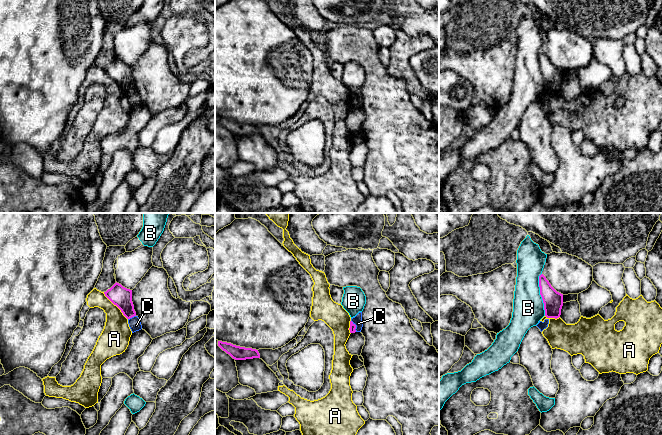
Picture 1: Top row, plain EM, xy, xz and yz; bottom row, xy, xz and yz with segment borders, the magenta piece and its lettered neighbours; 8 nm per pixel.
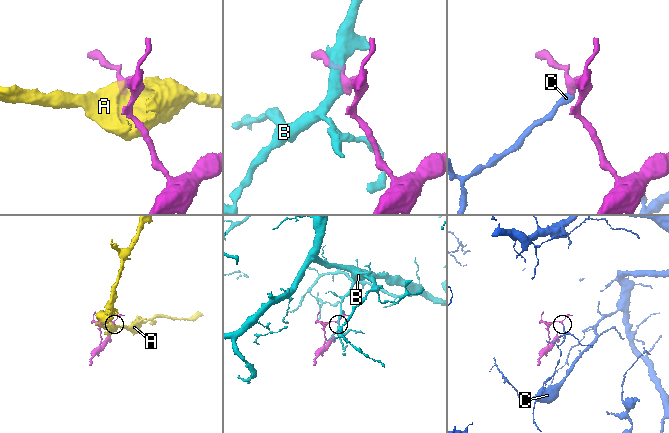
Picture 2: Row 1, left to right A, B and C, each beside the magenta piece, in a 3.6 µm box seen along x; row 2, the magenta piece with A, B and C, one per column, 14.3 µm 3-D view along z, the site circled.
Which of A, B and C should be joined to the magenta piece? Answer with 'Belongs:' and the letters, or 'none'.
Belongs: none

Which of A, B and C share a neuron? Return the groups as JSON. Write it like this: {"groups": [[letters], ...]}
{"groups": [["A"], ["B"], ["C"]]}

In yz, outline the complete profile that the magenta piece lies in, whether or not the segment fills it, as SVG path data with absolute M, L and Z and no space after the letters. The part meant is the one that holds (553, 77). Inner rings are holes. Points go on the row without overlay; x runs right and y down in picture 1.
M543 50L539 52L539 63L545 92L547 94L559 94L563 82L563 70L557 68Z

